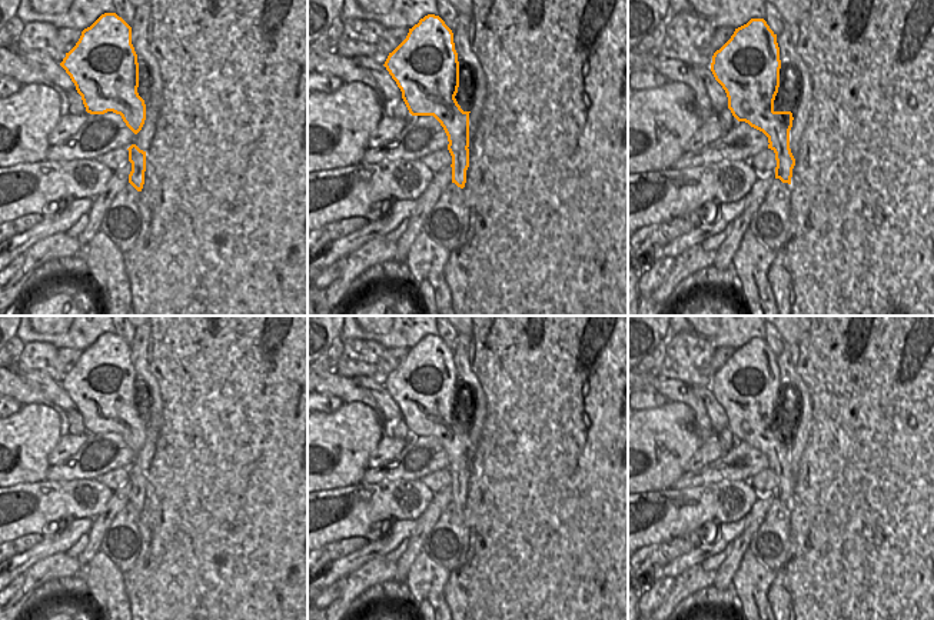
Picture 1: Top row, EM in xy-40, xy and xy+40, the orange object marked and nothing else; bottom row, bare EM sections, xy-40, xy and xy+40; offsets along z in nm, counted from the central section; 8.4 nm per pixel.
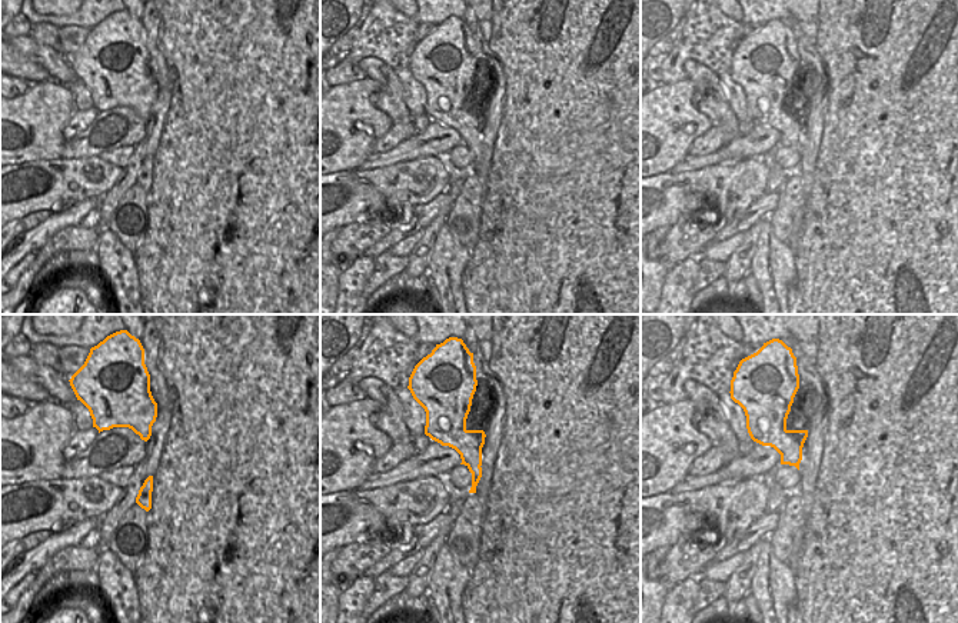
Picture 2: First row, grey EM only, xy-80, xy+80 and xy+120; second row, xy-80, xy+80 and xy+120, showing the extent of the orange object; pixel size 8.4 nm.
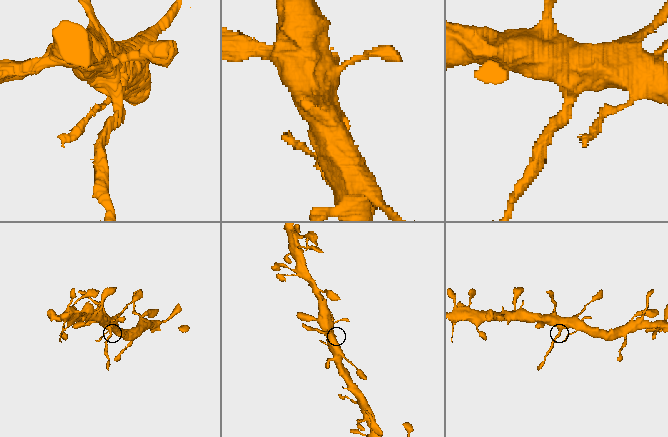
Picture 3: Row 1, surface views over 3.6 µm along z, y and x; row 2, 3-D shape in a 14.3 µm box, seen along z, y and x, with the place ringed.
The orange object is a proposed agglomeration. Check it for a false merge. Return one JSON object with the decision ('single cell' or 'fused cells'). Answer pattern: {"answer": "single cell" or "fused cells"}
{"answer": "fused cells"}

